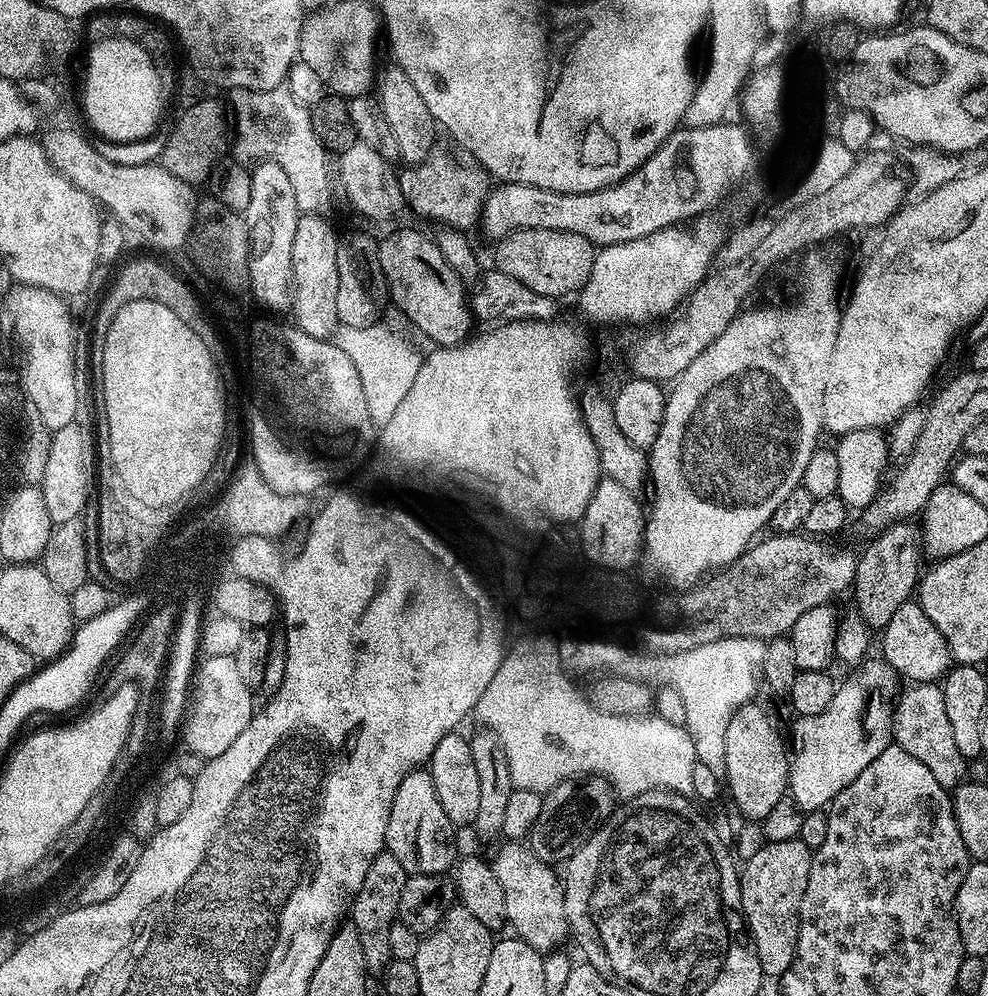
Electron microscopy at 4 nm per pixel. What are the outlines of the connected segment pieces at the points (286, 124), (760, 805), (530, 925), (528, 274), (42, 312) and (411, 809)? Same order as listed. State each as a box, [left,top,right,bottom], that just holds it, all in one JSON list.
[[227,86,334,214],[725,702,788,822],[490,842,570,954],[495,228,597,298],[7,287,80,433],[384,770,458,875]]

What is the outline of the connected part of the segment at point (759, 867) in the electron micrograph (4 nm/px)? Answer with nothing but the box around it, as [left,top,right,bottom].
[740,838,813,978]

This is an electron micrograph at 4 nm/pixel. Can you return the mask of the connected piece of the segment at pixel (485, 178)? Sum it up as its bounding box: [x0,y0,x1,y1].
[398,146,493,230]

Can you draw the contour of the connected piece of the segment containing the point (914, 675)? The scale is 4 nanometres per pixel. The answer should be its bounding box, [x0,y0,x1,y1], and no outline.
[878,599,954,682]

